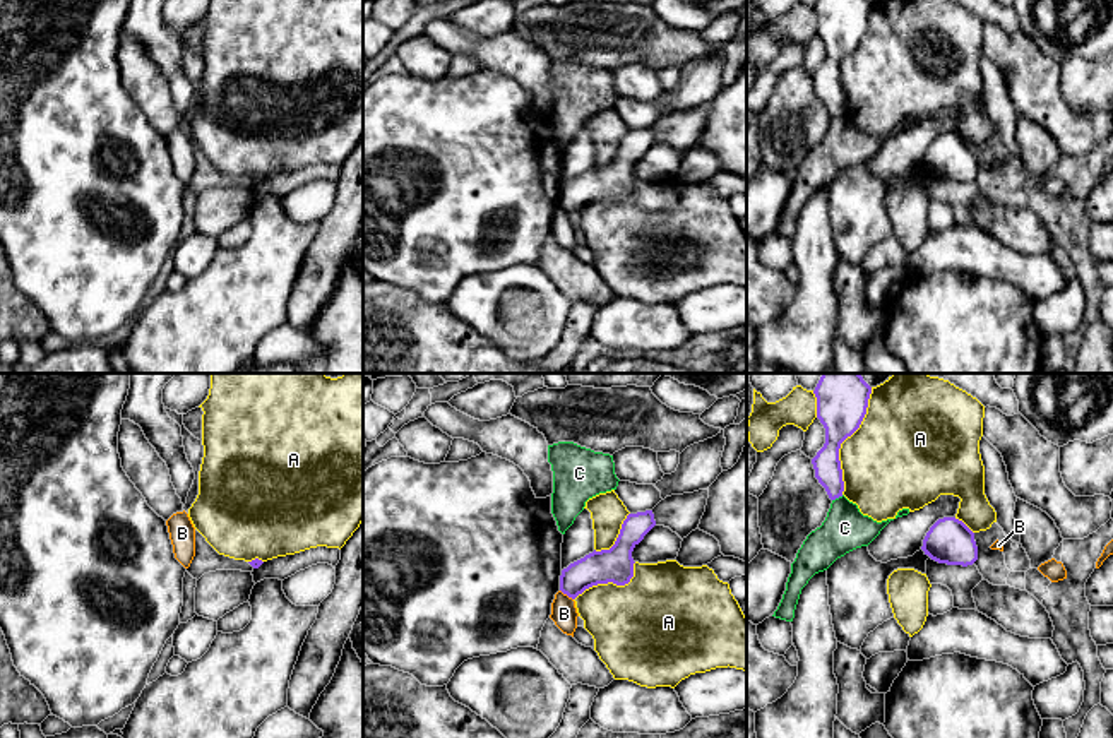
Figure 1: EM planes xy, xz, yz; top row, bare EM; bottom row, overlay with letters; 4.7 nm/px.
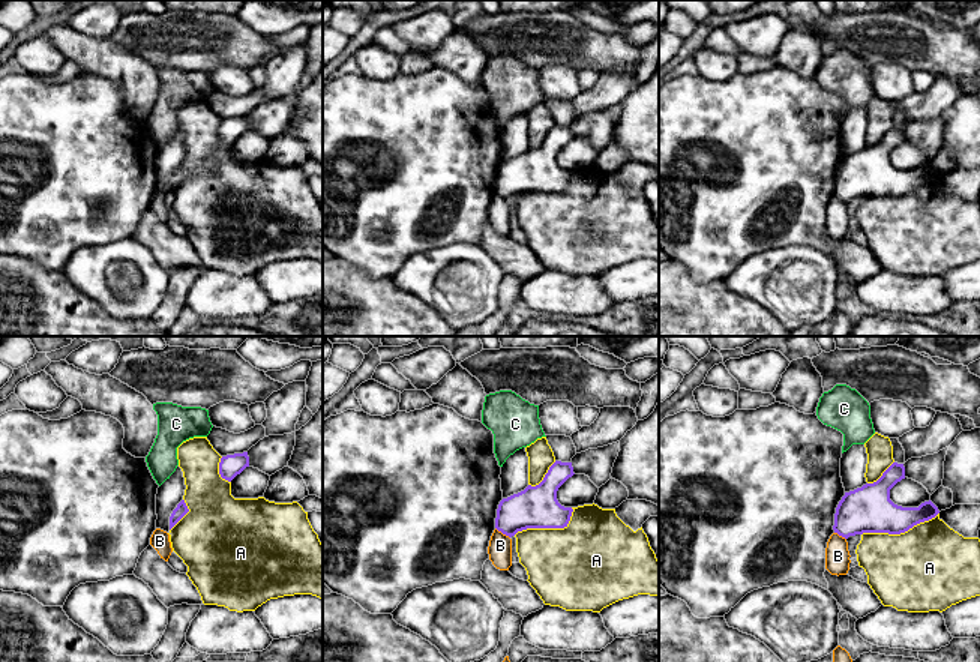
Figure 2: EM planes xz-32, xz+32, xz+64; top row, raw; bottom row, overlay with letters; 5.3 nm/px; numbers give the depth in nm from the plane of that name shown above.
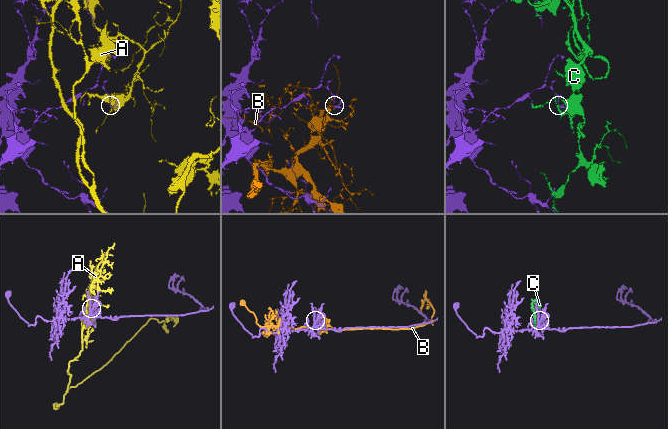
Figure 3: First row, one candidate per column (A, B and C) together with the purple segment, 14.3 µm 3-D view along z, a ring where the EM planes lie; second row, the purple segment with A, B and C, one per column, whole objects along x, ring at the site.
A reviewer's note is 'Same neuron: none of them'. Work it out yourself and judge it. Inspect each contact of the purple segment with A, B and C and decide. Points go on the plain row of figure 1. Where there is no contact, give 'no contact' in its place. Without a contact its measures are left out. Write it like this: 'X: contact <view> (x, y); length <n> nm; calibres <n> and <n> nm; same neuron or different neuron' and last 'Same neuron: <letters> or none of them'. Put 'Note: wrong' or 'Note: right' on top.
Note: right
A: contact yz (845, 55); length 500 nm; calibres 220 and 460 nm; different neuron
B: contact xz (567, 211); length 80 nm; calibres 160 and 120 nm; different neuron
C: contact yz (838, 113); length 60 nm; calibres 130 and 200 nm; different neuron
Same neuron: none of them

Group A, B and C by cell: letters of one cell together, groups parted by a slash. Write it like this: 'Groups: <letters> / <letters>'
Groups: A / B / C

